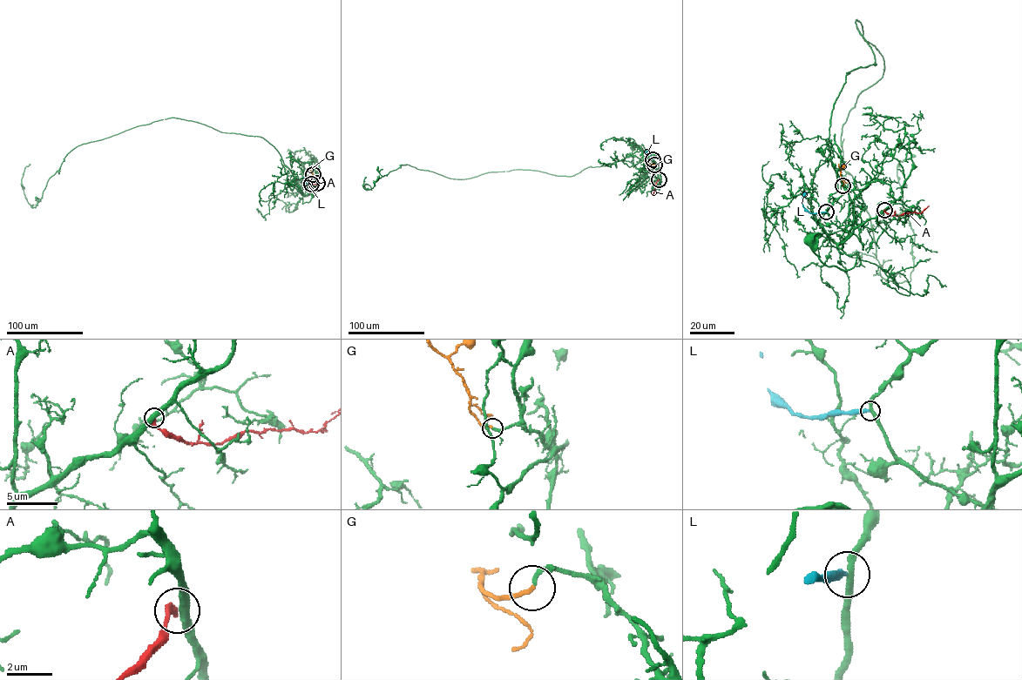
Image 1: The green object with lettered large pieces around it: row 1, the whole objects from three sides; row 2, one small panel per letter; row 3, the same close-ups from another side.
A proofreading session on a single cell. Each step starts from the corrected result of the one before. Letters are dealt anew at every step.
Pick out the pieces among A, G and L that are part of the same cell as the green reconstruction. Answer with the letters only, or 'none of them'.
G

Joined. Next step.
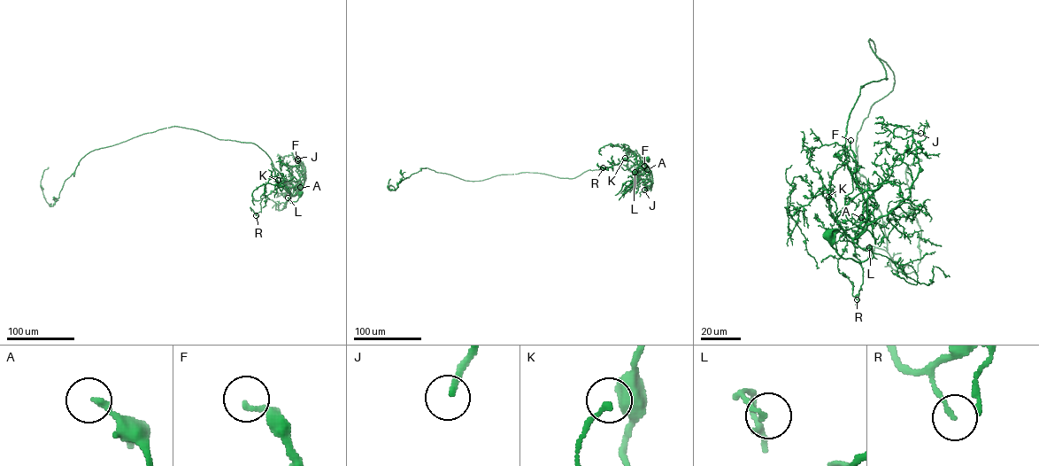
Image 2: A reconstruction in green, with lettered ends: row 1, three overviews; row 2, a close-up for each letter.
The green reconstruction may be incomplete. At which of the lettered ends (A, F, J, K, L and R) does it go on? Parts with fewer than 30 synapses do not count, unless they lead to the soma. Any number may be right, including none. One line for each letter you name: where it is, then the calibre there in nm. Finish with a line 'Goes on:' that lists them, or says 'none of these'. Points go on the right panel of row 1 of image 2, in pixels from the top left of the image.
F: at (850, 140); 200 nm thick
Goes on: F

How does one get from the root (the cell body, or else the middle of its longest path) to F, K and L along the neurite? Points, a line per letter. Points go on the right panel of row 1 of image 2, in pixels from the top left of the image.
F: (829, 235), (842, 257), (867, 258), (870, 249), (857, 244), (867, 224), (867, 193), (852, 177), (850, 140)
K: (829, 235), (842, 257), (858, 261), (867, 258), (870, 249), (861, 249), (835, 221), (828, 197)
L: (829, 235), (832, 246), (844, 259), (865, 260), (870, 249), (865, 249), (873, 252), (869, 247)

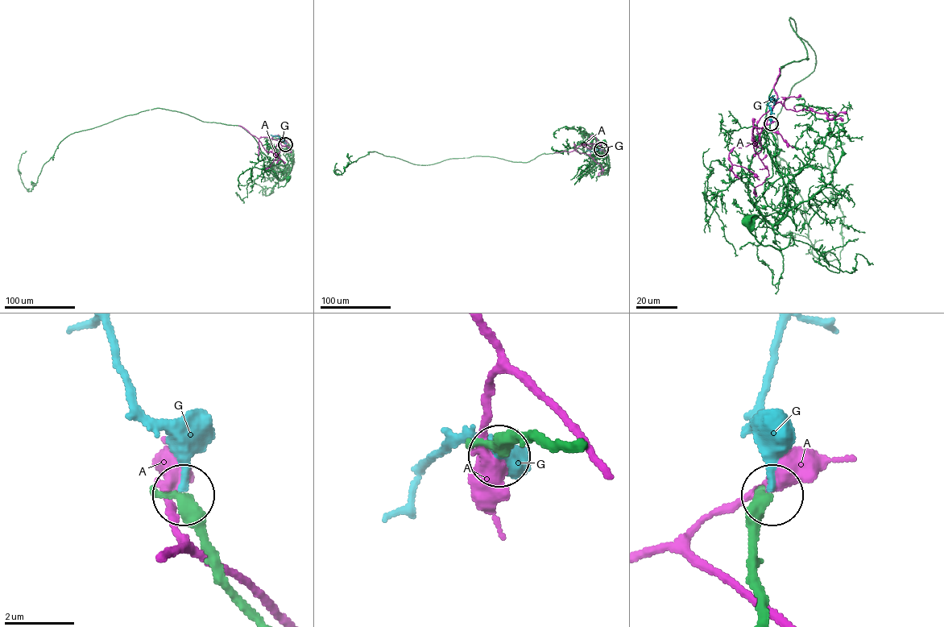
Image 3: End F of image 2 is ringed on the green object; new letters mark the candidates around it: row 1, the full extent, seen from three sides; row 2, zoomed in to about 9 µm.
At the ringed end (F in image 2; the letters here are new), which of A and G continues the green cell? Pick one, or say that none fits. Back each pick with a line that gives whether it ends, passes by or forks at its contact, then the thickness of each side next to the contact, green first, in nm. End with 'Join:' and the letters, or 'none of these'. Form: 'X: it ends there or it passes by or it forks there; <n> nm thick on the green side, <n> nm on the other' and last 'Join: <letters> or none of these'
G: it ends there; 480 nm thick on the green side, 240 nm on the other
Join: G

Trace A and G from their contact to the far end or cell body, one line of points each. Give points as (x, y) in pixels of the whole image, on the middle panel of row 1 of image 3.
A: (601, 149), (597, 143), (592, 143), (582, 144), (574, 150), (587, 154), (601, 165), (598, 176)
G: (601, 149), (586, 150)

